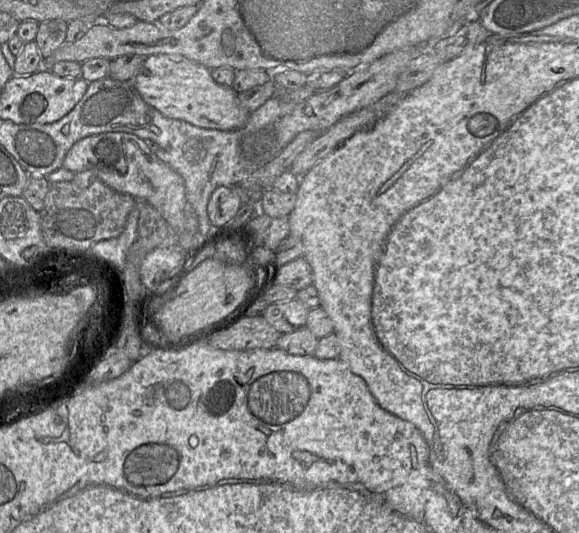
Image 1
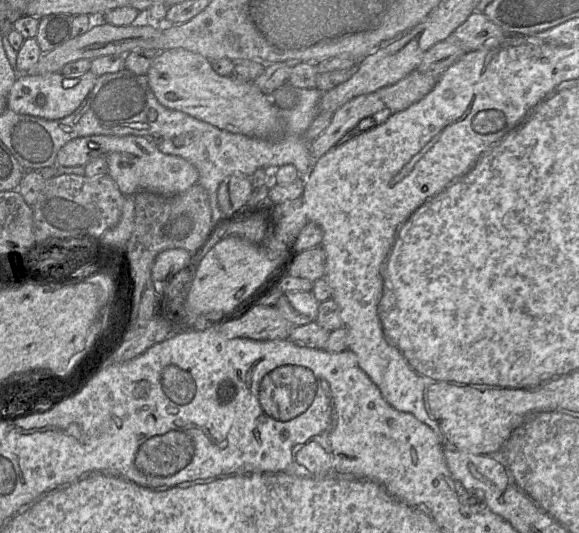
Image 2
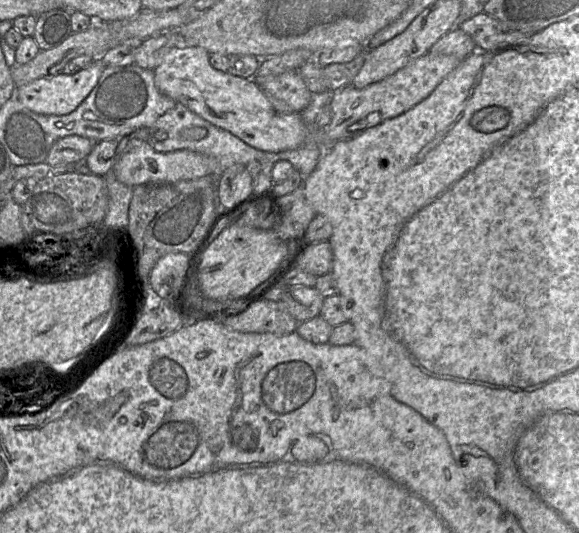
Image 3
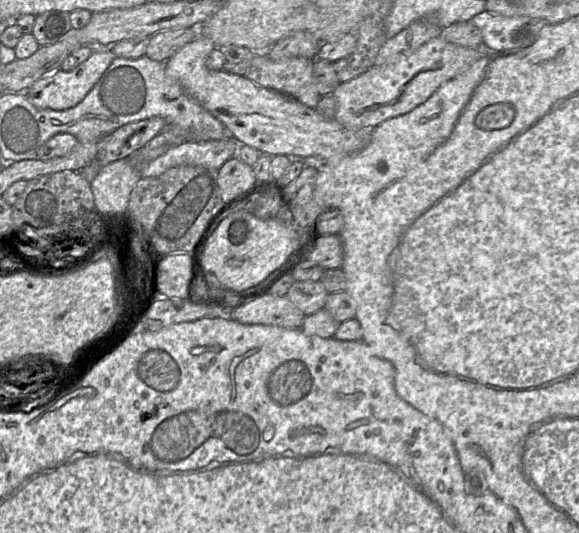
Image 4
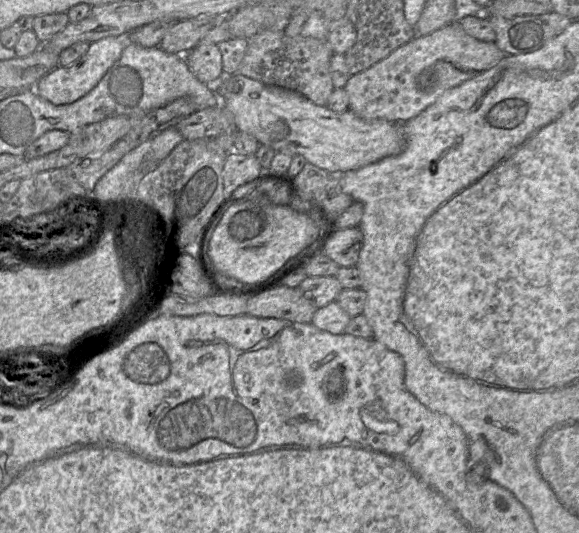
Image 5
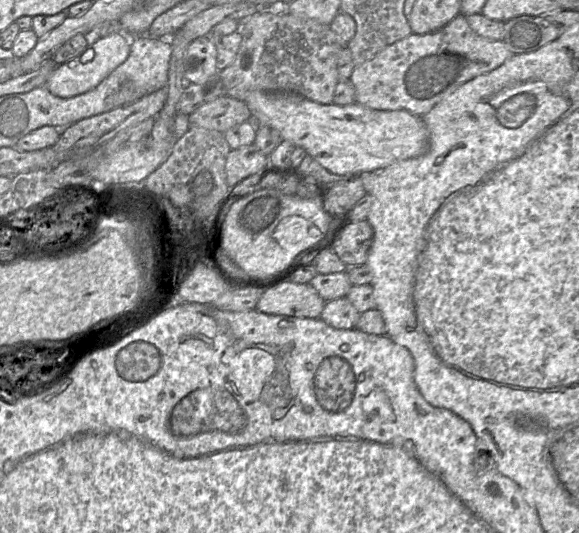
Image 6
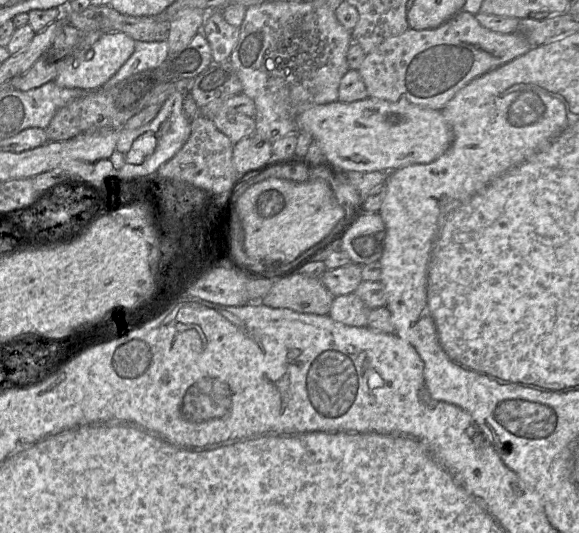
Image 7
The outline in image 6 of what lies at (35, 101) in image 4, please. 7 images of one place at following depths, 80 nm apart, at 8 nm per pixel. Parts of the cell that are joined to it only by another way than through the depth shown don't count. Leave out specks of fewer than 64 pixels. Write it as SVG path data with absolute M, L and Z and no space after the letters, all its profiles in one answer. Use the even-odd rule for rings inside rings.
M113 33L98 39L89 48L94 51L94 57L91 61L80 63L81 56L78 56L54 69L44 85L51 94L60 98L70 98L92 90L127 59L131 41L123 33Z

